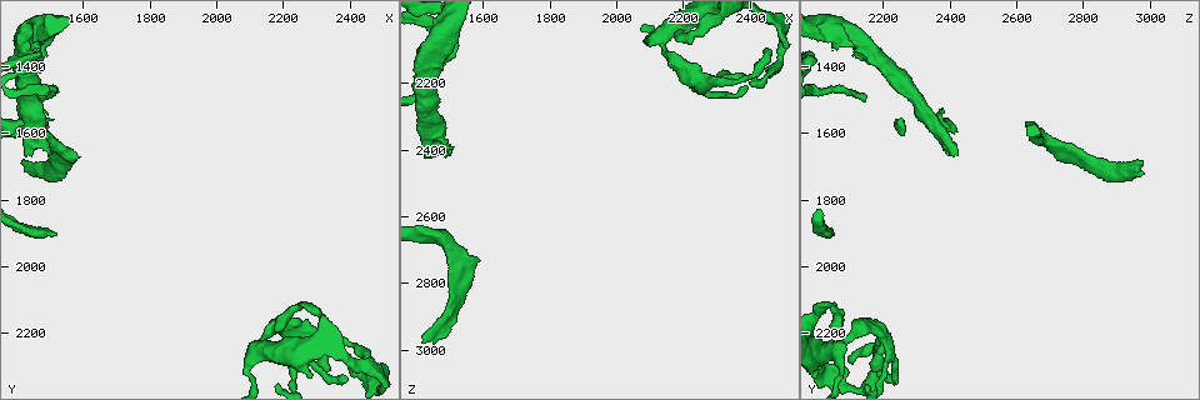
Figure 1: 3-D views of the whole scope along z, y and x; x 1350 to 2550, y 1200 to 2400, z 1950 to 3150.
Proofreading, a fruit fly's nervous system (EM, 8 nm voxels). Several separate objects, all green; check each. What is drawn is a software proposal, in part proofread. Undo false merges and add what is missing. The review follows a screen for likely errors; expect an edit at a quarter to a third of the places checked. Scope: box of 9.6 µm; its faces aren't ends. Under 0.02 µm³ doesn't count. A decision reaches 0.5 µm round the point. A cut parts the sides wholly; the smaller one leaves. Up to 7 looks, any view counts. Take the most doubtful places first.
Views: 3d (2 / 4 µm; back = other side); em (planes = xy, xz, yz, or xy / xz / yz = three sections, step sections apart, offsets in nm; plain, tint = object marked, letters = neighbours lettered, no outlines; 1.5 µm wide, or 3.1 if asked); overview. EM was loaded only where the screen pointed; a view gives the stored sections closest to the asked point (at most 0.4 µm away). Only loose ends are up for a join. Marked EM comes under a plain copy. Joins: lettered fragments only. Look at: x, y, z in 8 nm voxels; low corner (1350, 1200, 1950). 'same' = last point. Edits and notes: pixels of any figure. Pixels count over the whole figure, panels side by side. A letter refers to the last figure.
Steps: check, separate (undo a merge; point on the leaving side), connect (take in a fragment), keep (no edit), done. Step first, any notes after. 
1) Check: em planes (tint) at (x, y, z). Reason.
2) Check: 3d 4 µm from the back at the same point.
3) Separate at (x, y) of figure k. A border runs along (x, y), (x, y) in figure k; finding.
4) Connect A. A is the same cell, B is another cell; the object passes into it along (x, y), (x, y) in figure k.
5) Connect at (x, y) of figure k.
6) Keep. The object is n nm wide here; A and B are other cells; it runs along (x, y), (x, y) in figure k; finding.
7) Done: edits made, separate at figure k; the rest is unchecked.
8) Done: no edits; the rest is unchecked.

Check: 3d 4 µm at (1500, 1670, 2410).

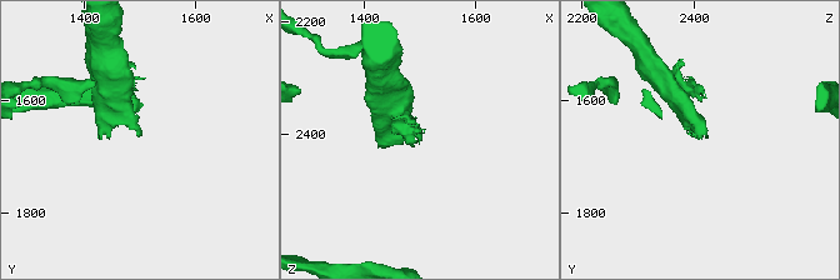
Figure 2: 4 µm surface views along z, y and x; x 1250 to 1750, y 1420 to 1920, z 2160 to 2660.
Check: em planes (letters) at (1500, 1665, 2410). Shape alone is not enough.

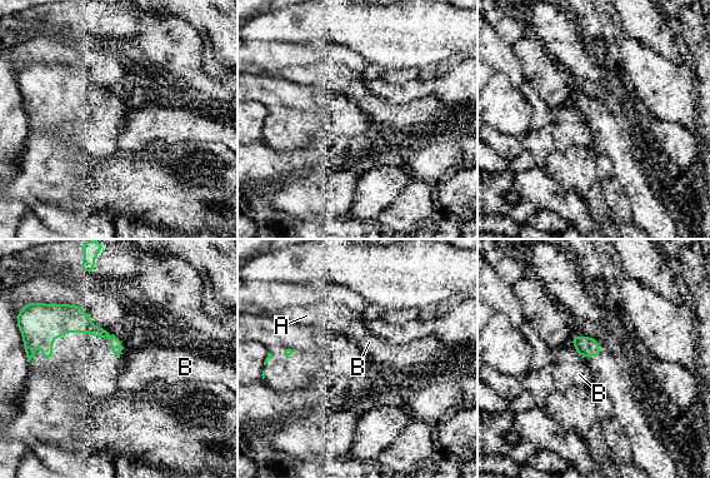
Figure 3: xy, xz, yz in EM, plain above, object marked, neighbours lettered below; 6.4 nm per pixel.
Keep. A and B are other cells; a border runs along (578, 354), (581, 358) in figure 3; no lettered fragment goes on from it.

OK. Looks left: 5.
Check: em planes (letters) at (2230, 2190, 2200). Four or more arms meet.

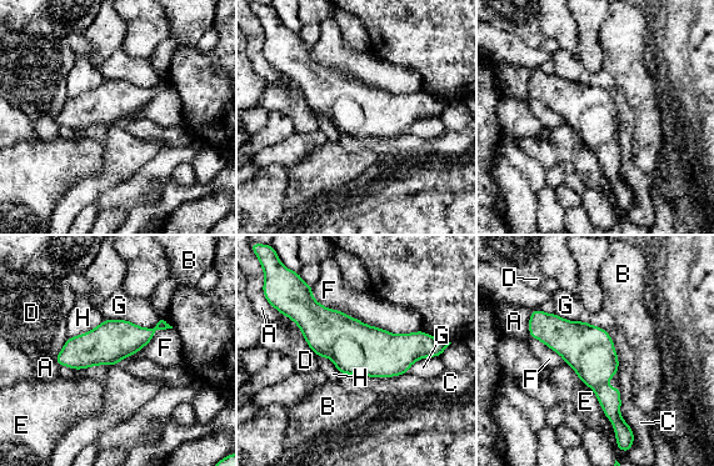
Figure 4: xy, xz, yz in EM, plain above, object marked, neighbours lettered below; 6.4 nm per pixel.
Keep. The longest contact is with F, 750 nm; A, B, C, D, E, F, G and H are other cells; a border runs along (408, 372), (393, 376), (364, 376) in figure 4; continuous, no second cell.

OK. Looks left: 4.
Check: em planes (letters) at (2450, 2290, 2110). Thin end.

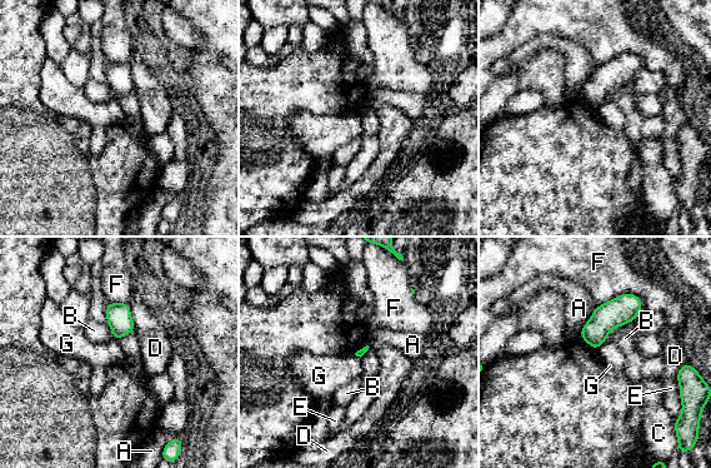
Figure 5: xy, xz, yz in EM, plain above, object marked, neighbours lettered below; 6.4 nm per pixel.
Keep. A, B, C, D, E, F and G are other cells; a border runs along (606, 339), (596, 349) in figure 5; none of them fits.

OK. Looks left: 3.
Done: no edits; the rest is unchecked.

